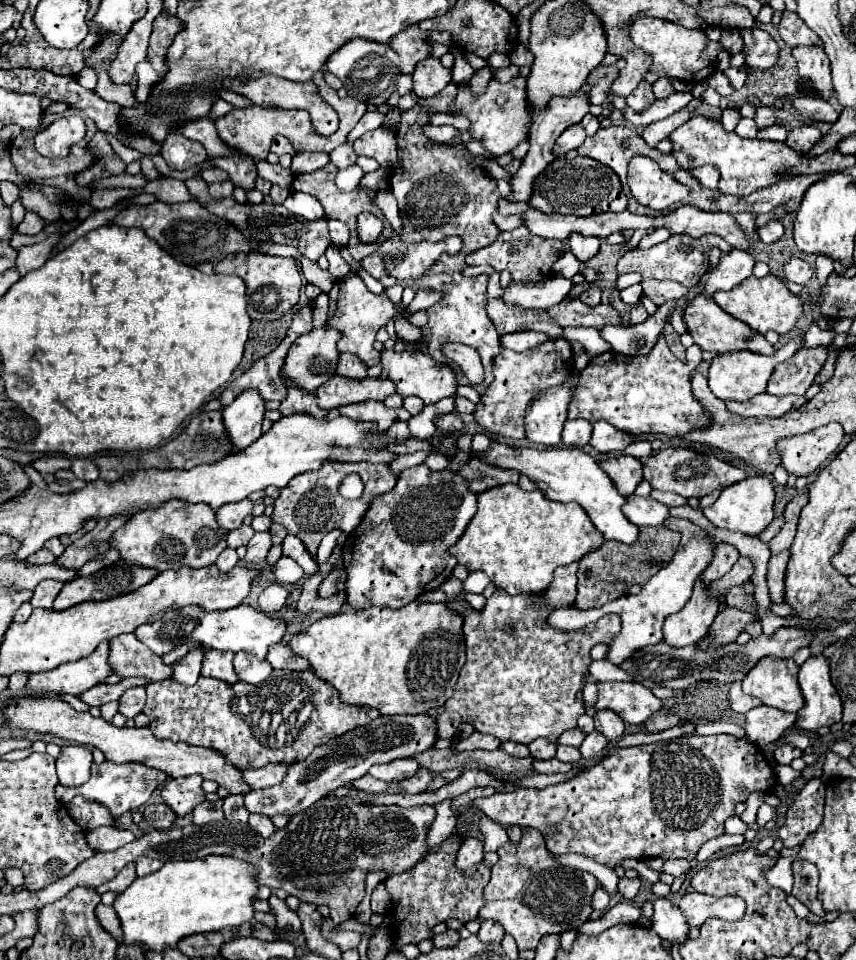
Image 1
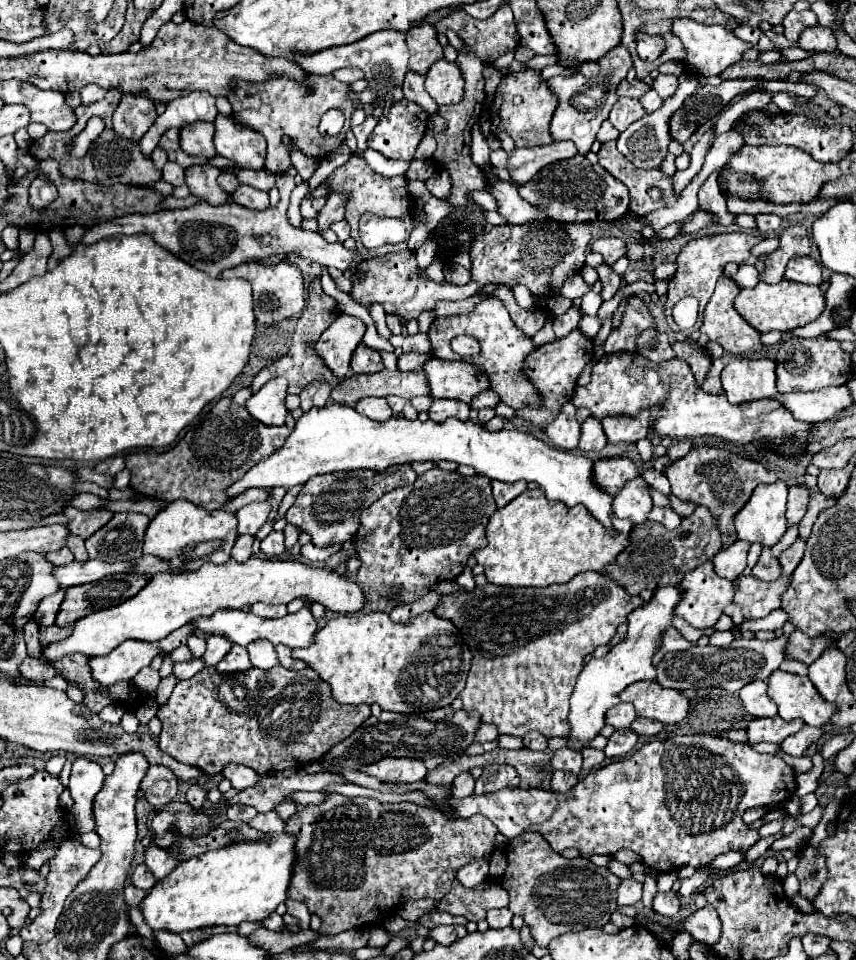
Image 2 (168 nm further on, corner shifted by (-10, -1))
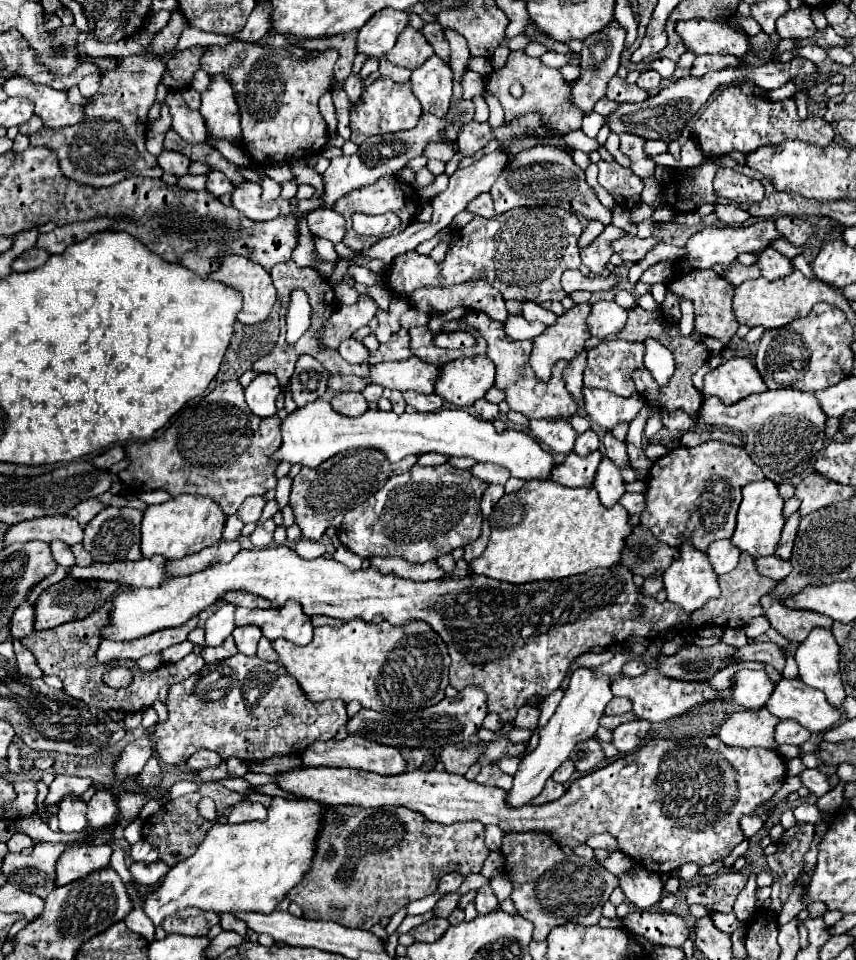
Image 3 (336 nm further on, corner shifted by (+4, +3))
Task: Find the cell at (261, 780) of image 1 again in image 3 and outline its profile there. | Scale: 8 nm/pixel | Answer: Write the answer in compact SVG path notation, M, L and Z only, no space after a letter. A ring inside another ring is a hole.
M201 749L197 753L191 755L191 759L187 761L189 769L191 771L201 771L205 767L219 767L221 765L221 757L215 753L215 751L207 751L207 749Z

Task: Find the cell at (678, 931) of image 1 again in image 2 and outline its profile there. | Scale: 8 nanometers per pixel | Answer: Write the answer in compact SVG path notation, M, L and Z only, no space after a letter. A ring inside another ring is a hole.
M667 891L667 893L657 893L653 899L653 911L665 917L673 917L679 911L679 895L675 891Z

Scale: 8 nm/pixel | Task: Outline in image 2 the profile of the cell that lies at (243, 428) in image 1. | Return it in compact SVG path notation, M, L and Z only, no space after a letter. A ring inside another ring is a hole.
M277 377L267 381L257 393L253 393L245 403L245 407L261 423L283 425L287 417L285 397L287 397L287 379Z

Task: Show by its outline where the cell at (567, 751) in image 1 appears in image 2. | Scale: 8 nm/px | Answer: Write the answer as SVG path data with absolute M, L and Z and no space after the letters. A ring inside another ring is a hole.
M585 747L583 751L583 771L589 773L593 769L597 769L603 761L605 761L605 753L599 751L599 749L591 749L591 747Z

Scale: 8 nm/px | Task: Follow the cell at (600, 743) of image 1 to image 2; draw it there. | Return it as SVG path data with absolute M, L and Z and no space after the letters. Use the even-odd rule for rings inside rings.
M621 729L621 731L615 731L611 737L609 737L609 743L605 747L605 755L609 759L613 757L625 757L627 753L633 751L633 747L637 745L639 741L639 735L633 733L631 729Z

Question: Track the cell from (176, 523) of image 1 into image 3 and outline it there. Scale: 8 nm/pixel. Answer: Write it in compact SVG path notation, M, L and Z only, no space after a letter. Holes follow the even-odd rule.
M177 495L159 505L149 505L141 521L141 555L165 555L165 559L181 559L185 555L197 553L205 547L211 547L221 539L225 525L225 515L217 503L209 497L197 495Z

